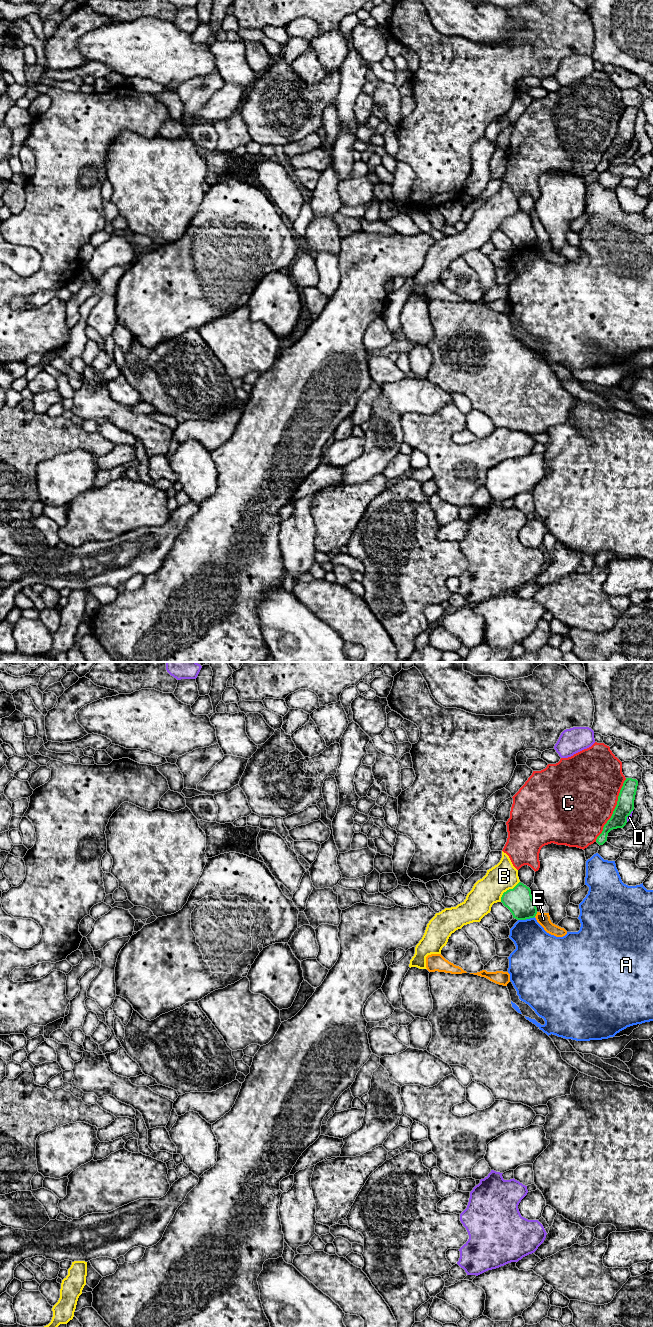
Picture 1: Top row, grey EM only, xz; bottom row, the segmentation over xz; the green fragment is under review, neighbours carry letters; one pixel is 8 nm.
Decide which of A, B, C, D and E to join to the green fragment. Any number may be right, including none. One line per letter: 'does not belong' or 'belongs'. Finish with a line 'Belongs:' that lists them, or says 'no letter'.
A: does not belong
B: does not belong
C: does not belong
D: does not belong
E: does not belong
Belongs: no letter

